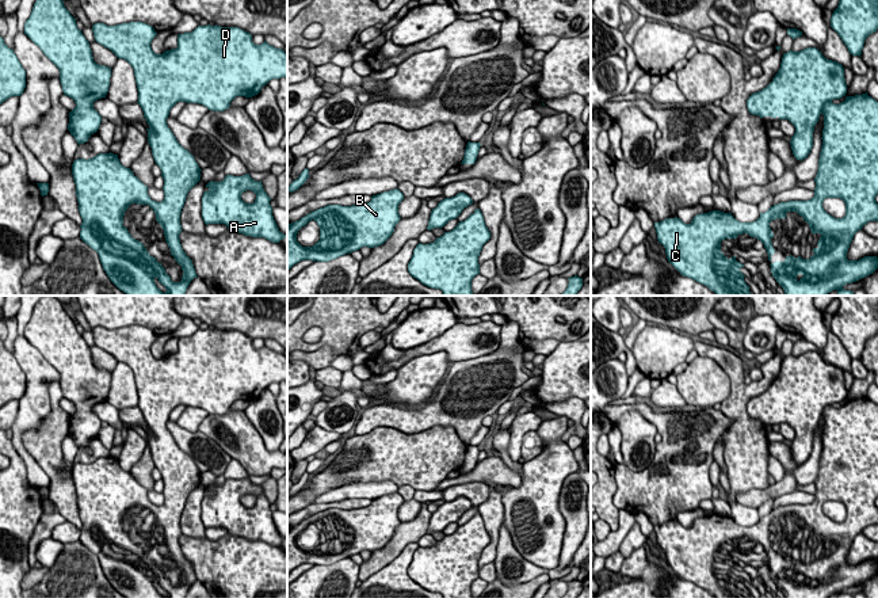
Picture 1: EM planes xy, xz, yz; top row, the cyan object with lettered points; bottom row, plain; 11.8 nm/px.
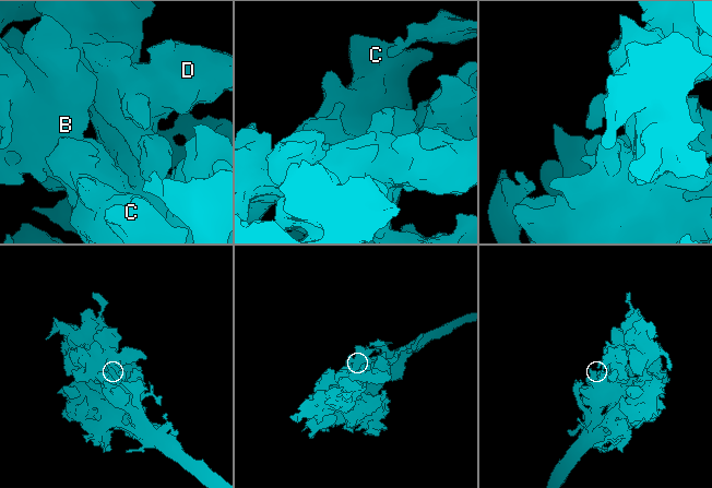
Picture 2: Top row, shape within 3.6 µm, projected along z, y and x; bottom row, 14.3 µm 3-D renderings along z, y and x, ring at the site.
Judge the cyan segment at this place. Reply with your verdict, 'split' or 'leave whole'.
leave whole

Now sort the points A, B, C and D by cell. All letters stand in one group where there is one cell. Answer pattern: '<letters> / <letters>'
A B C D

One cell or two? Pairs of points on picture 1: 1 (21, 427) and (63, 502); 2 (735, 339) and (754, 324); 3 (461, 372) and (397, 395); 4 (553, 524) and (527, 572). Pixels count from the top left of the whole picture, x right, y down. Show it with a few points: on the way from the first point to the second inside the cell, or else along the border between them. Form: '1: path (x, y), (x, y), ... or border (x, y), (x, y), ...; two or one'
1: border (48, 412), (22, 434), (22, 445), (35, 461); two
2: border (752, 317), (747, 326), (743, 349); two
3: border (451, 364), (434, 392); two
4: border (511, 539), (515, 548), (527, 560), (548, 571); two

